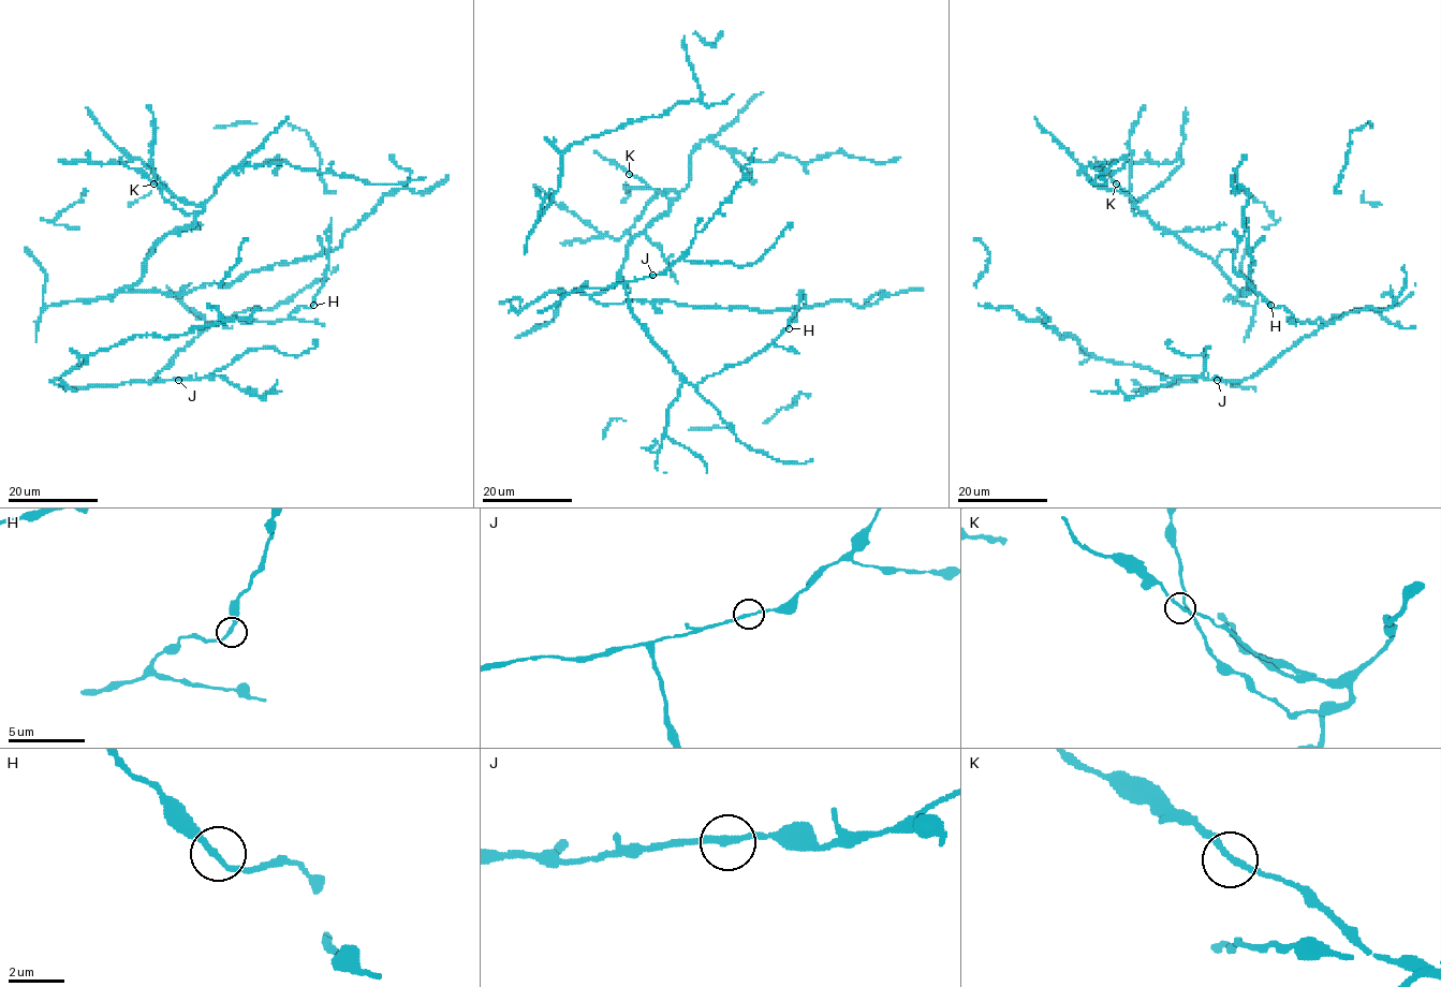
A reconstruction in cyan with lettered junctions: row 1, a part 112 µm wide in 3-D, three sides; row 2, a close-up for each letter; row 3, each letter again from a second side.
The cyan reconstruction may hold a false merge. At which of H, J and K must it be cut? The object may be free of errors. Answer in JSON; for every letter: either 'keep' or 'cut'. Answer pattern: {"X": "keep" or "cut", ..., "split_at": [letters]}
{"H": "keep", "J": "keep", "K": "keep", "split_at": []}

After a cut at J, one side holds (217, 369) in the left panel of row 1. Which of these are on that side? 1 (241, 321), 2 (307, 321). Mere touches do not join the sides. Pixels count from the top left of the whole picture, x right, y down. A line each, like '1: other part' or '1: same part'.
1: other part
2: other part

